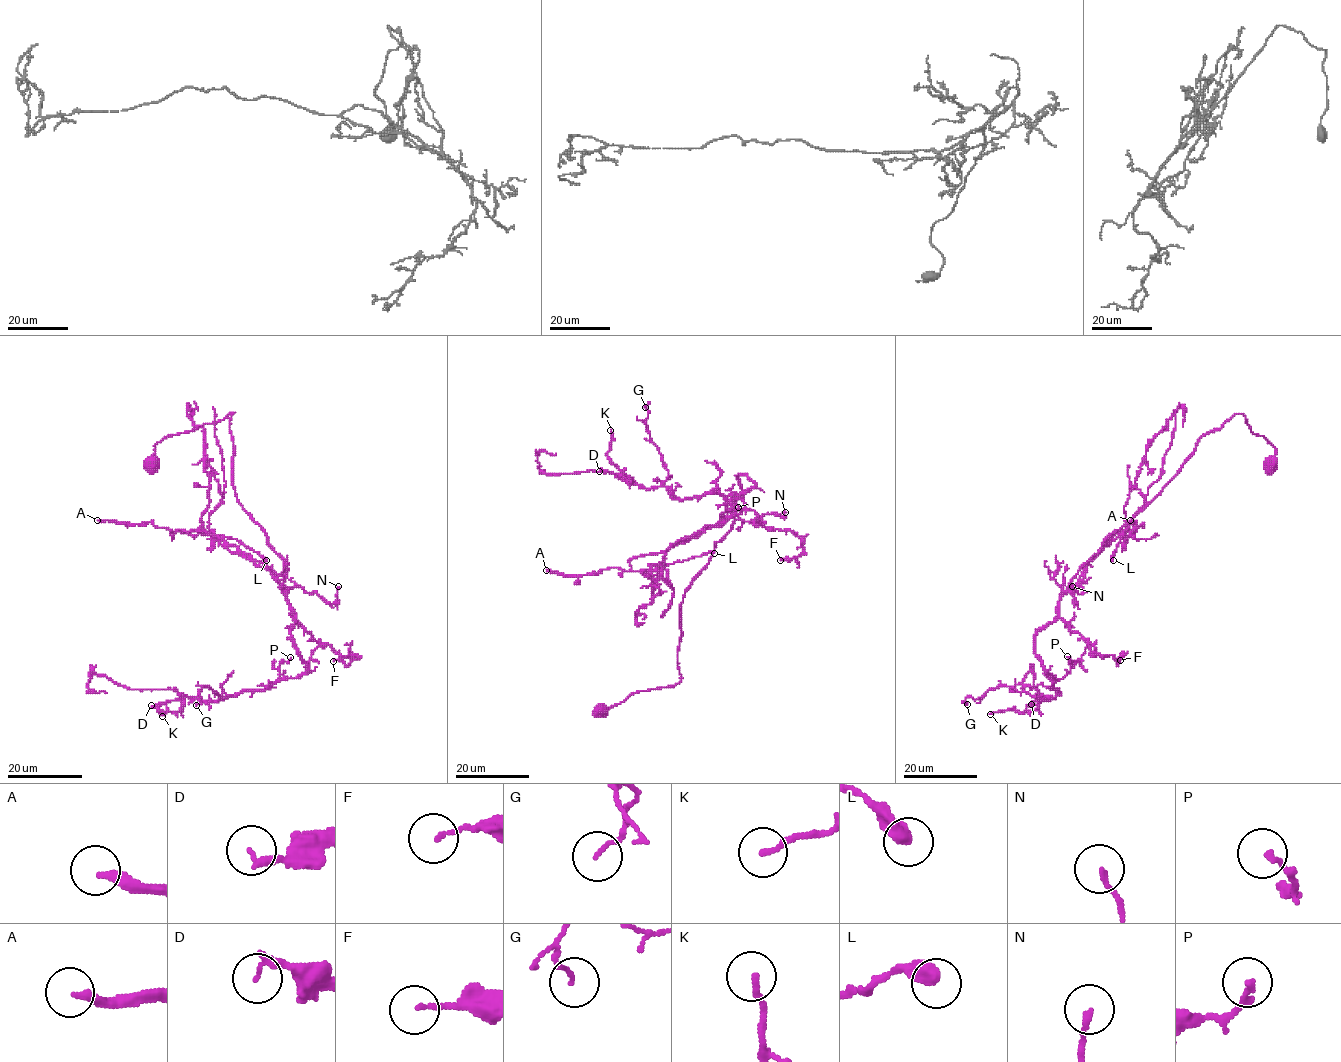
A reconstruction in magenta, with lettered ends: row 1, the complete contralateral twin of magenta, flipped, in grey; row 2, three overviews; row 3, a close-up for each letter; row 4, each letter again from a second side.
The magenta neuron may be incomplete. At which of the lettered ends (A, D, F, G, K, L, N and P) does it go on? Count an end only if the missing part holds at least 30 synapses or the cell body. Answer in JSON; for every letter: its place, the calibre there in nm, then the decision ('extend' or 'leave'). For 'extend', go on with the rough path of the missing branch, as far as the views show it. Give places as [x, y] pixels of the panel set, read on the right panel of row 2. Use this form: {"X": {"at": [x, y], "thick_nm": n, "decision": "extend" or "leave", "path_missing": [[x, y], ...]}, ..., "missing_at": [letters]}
{"A": {"at": [1130, 520], "thick_nm": 240, "decision": "extend", "path_missing": [[1130, 520], [1120, 490], [1146, 494], [1152, 487], [1138, 499], [1136, 540], [1105, 566], [1096, 547], [1168, 459]]}, "D": {"at": [1031, 704], "thick_nm": 180, "decision": "leave"}, "F": {"at": [1120, 660], "thick_nm": 130, "decision": "leave"}, "G": {"at": [967, 704], "thick_nm": 100, "decision": "leave"}, "K": {"at": [990, 714], "thick_nm": 190, "decision": "leave"}, "L": {"at": [1113, 560], "thick_nm": 440, "decision": "leave"}, "N": {"at": [1072, 586], "thick_nm": 140, "decision": "leave"}, "P": {"at": [1067, 656], "thick_nm": 160, "decision": "leave"}, "missing_at": ["A"]}

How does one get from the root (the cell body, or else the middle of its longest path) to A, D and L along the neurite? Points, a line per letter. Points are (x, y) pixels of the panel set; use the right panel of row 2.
A: (1271, 465), (1275, 448), (1235, 413), (1199, 440), (1068, 591), (1116, 530), (1131, 531), (1130, 520)
D: (1271, 465), (1275, 448), (1240, 413), (1205, 433), (1037, 633), (1035, 654), (1060, 693), (1031, 704)
L: (1271, 465), (1275, 448), (1235, 413), (1199, 440), (1067, 590), (1116, 530), (1130, 531), (1113, 560)

